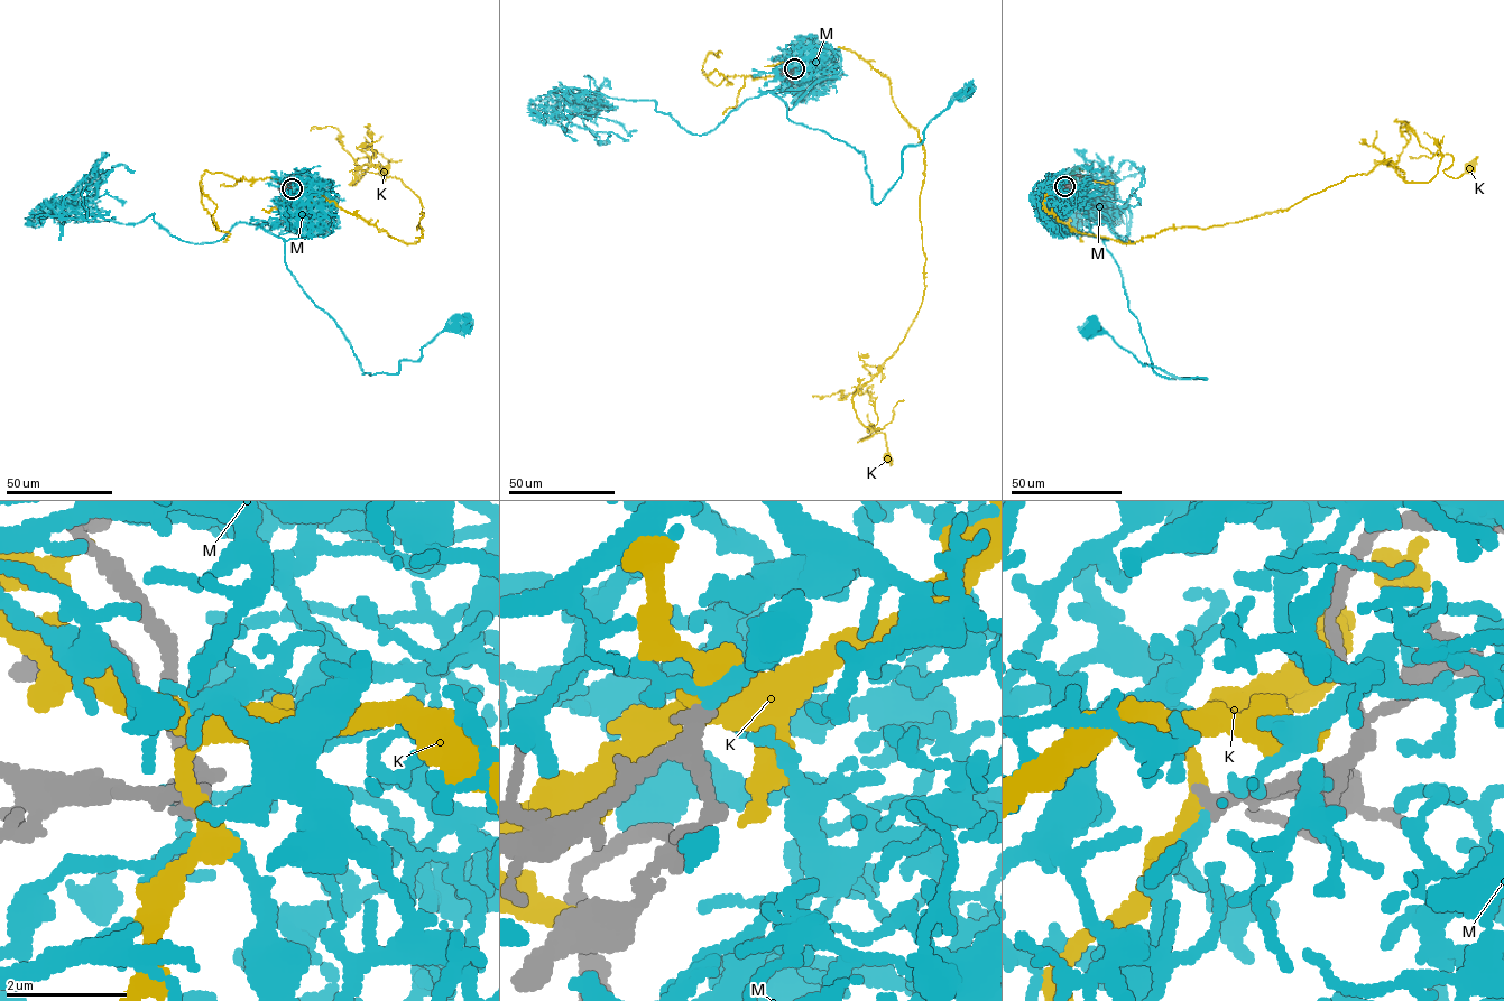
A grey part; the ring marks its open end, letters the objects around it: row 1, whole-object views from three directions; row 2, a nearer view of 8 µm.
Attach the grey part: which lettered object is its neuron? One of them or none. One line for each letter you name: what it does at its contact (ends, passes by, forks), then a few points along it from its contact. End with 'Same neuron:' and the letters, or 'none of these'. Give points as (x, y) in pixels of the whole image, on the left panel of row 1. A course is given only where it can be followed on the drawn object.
M: it forks | via (291, 188), (308, 218), (269, 232), (362, 373), (397, 373), (461, 322)
Same neuron: M

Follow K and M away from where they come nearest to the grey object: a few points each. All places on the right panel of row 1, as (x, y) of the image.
K: (1066, 185), (1049, 212), (1131, 243), (1288, 210), (1381, 163), (1408, 182), (1447, 154), (1447, 175), (1470, 167)
M: (1066, 186), (1068, 206), (1087, 218), (1117, 266), (1152, 368), (1168, 378), (1206, 379), (1144, 364), (1090, 324)

